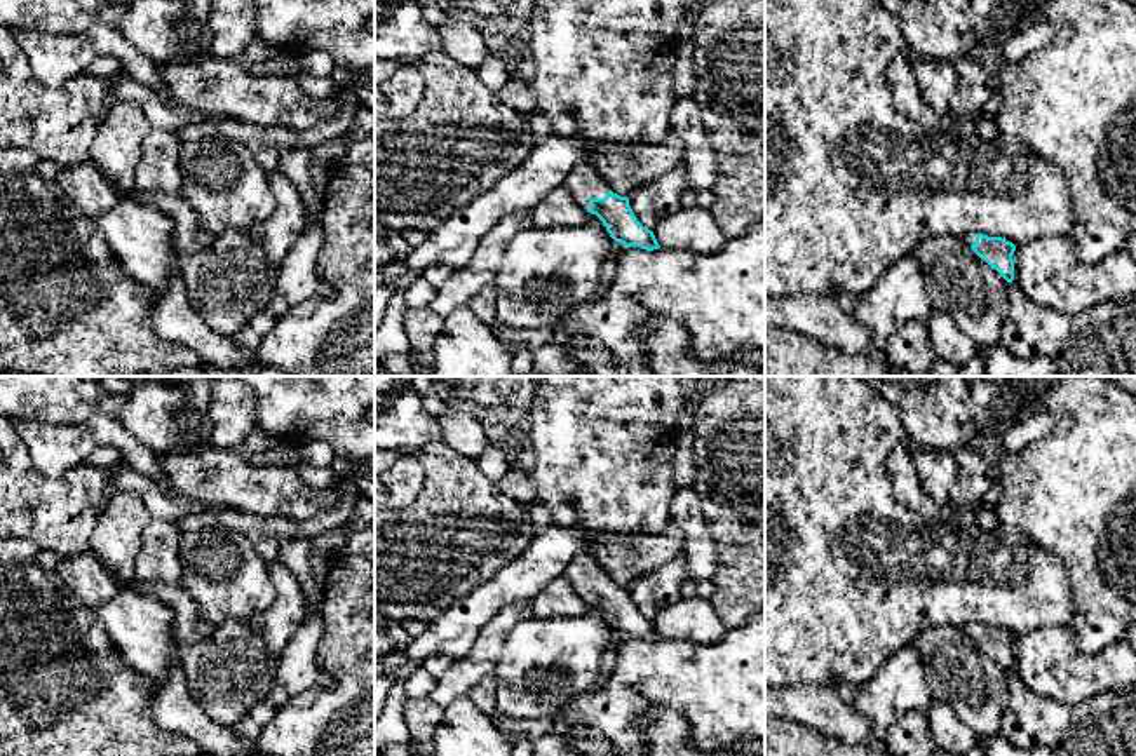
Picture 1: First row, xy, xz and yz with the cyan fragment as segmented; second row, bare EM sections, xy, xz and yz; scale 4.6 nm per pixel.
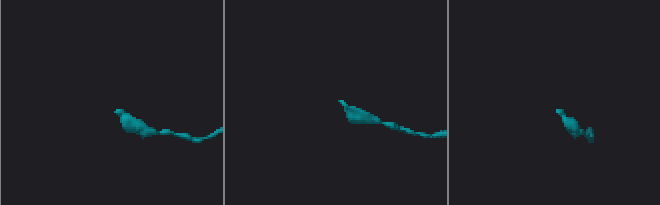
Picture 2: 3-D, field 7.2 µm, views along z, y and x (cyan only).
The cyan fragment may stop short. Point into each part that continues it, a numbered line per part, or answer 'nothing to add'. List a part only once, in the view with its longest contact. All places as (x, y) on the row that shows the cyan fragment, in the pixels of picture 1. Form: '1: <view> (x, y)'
1: xz (584, 183)

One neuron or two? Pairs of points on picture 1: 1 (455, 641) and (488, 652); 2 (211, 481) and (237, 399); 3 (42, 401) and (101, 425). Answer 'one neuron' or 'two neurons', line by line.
1: two neurons
2: two neurons
3: two neurons

